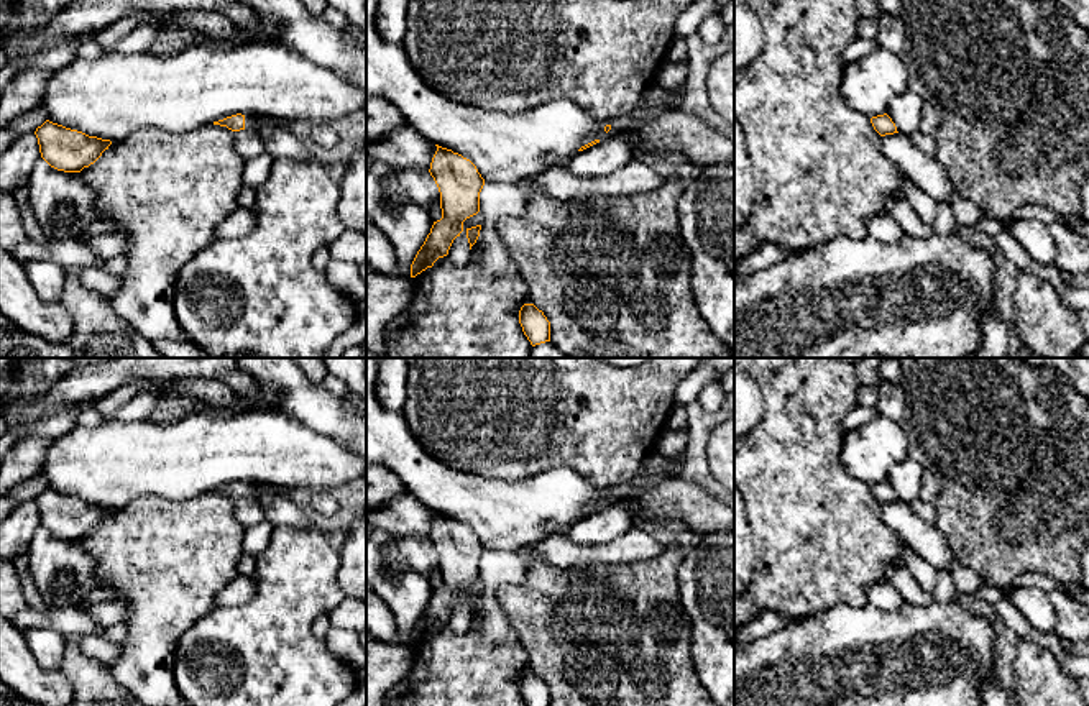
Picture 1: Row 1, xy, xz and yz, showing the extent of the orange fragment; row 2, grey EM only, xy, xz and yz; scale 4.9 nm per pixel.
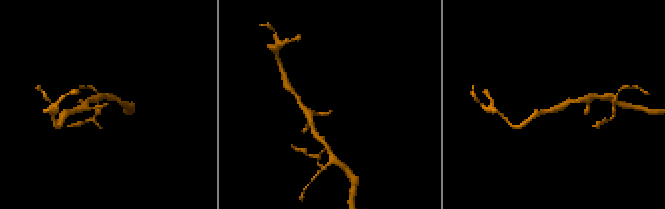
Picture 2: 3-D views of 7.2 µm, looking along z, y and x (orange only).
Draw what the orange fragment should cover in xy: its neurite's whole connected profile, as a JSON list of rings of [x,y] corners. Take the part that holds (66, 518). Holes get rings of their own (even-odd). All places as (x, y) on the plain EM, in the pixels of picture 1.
[[[46,488],[34,499],[41,525],[54,537],[80,540],[94,532],[112,512],[110,507],[89,504]]]

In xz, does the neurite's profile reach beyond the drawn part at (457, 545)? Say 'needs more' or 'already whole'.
already whole

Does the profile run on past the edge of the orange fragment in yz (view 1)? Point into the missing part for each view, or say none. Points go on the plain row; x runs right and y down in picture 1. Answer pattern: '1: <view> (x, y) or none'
1: none

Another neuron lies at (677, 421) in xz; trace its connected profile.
[[[675,404],[669,412],[665,430],[682,432],[688,427],[688,417],[685,406]]]

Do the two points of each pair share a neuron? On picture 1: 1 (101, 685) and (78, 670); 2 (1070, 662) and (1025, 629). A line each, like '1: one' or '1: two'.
1: one
2: one

